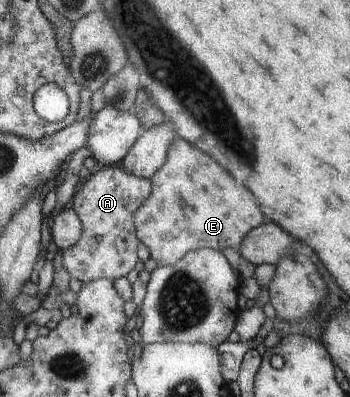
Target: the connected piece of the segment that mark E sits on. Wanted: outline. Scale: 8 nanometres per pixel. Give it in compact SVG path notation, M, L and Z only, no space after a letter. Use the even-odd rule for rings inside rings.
M177 136L168 150L164 165L149 178L152 184L151 194L134 214L137 238L147 246L150 258L158 266L172 265L195 249L225 250L233 248L239 252L244 238L253 229L267 222L262 210L259 210L253 194L237 184L213 158L205 154L192 143Z

